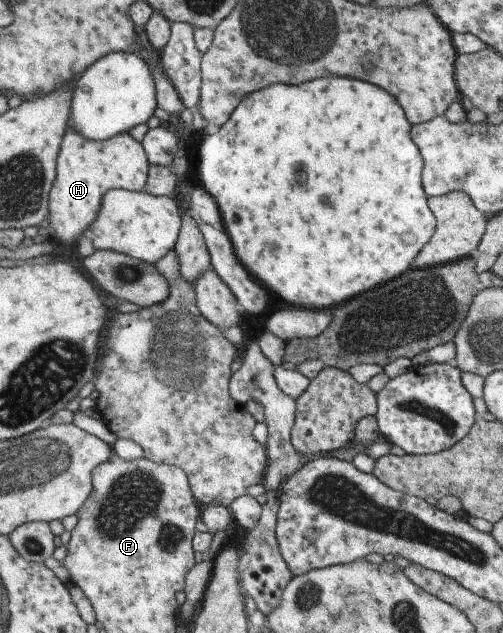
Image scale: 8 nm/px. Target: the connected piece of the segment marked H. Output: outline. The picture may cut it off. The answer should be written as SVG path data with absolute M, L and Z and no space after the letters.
M69 125L58 157L58 176L50 193L50 237L63 247L75 248L77 239L97 219L103 196L115 188L145 190L150 167L146 147L128 132L108 140L92 140Z

